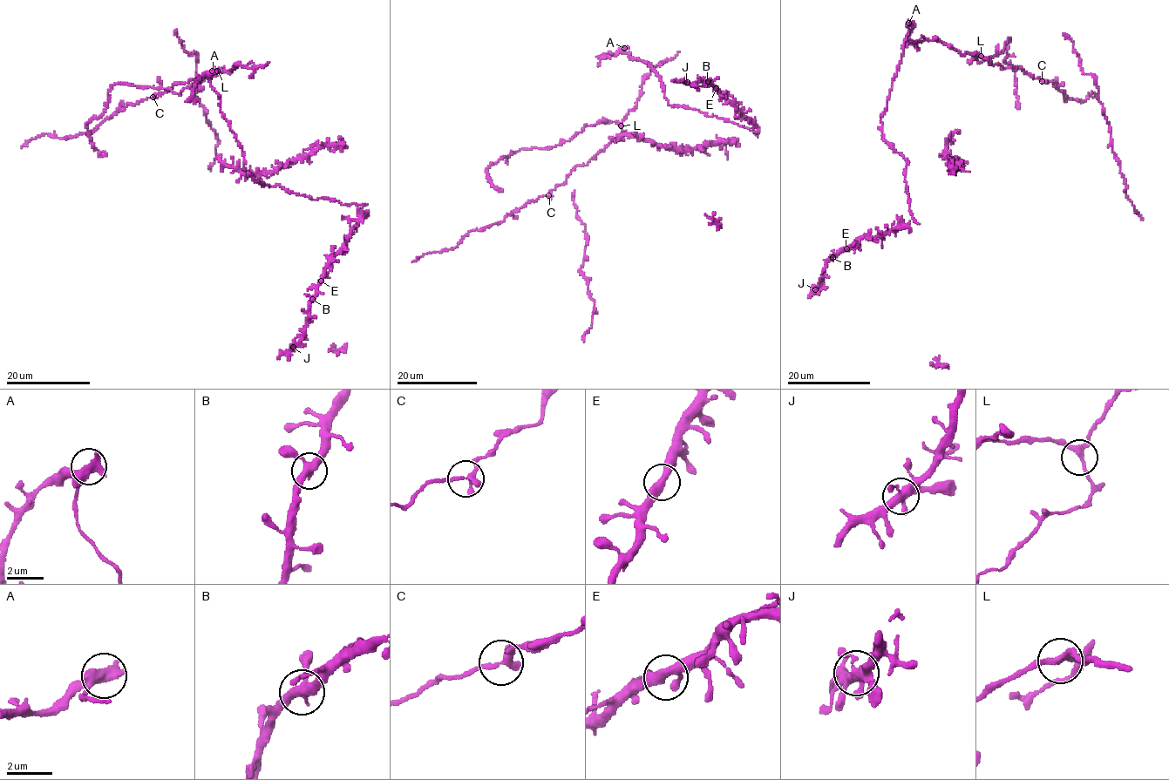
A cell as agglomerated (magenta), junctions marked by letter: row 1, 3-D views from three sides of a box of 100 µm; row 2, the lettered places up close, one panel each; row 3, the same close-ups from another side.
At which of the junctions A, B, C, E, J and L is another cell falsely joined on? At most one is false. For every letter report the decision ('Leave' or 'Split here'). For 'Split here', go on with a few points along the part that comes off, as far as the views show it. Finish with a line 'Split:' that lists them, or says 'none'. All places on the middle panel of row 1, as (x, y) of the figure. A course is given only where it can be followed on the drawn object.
A: Split here. Course of the part to remove: (624, 48), (613, 55), (606, 54), (597, 66)
B: Leave
C: Leave
E: Leave
J: Leave
L: Leave
Split: A

